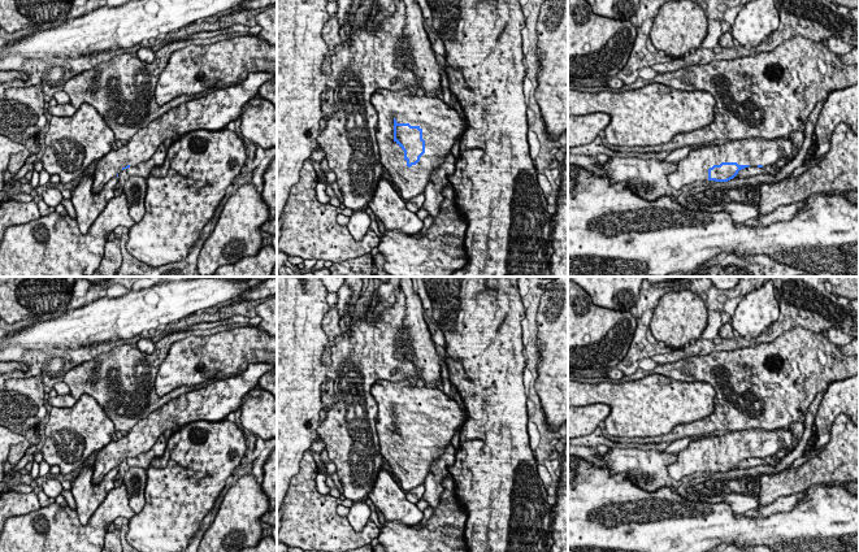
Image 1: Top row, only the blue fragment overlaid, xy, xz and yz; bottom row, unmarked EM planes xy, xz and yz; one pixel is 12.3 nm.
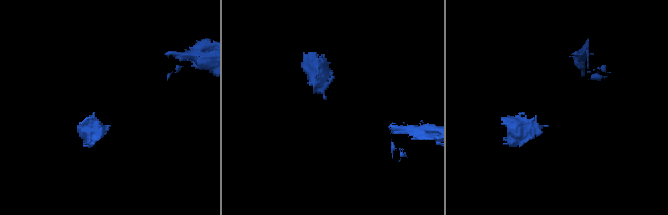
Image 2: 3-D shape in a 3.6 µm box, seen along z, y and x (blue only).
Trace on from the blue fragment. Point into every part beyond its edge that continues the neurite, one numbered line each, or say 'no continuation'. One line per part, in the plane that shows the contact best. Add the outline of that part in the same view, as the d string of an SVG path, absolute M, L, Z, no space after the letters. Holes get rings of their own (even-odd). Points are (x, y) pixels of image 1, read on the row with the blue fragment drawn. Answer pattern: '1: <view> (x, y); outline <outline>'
1: xz (442, 125); outline M379 88L372 96L372 105L378 117L376 139L381 165L404 201L425 194L433 170L443 164L454 143L463 136L467 129L464 116L438 97L412 96L408 90ZM395 121L422 130L425 153L411 168L407 166L404 151L394 140Z

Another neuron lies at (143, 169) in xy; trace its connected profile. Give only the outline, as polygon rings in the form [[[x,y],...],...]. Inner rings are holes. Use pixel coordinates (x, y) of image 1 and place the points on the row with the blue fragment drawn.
[[[160,144],[157,151],[153,153],[153,156],[148,161],[142,162],[142,164],[136,165],[135,168],[130,166],[126,169],[126,171],[130,177],[136,175],[136,177],[142,177],[142,178],[147,179],[151,170],[155,166],[160,166],[164,164],[165,157],[166,157],[166,148],[164,144]]]

